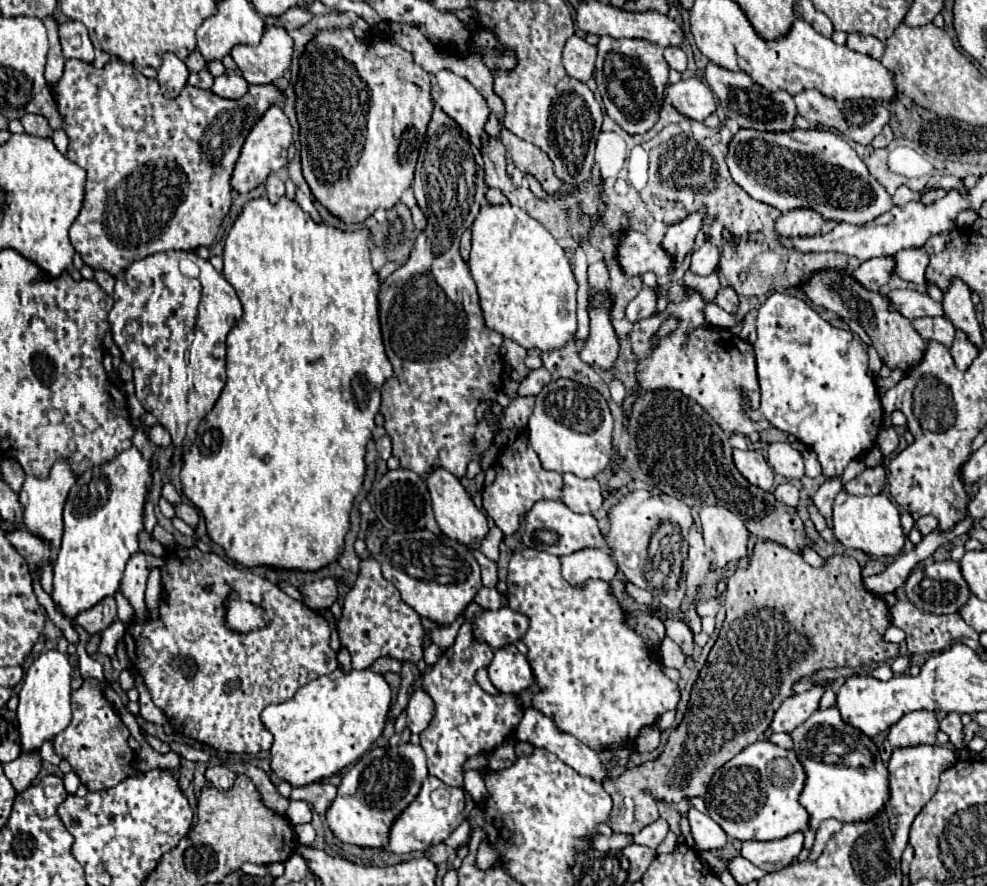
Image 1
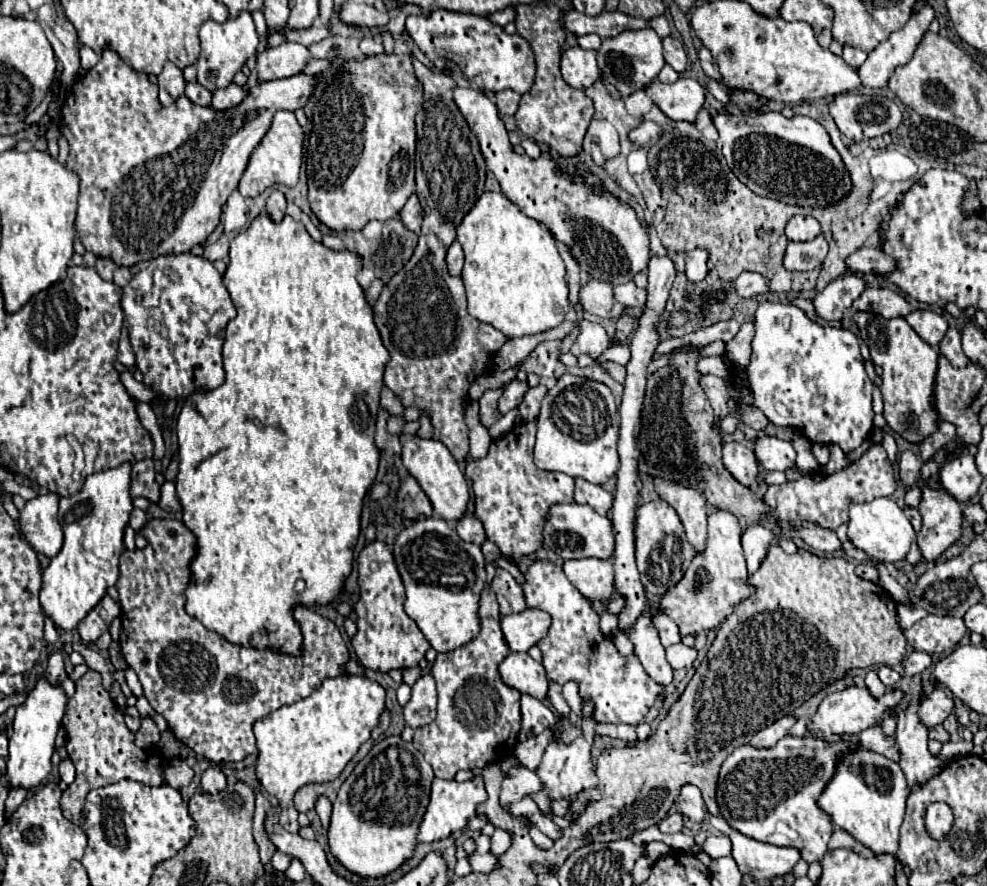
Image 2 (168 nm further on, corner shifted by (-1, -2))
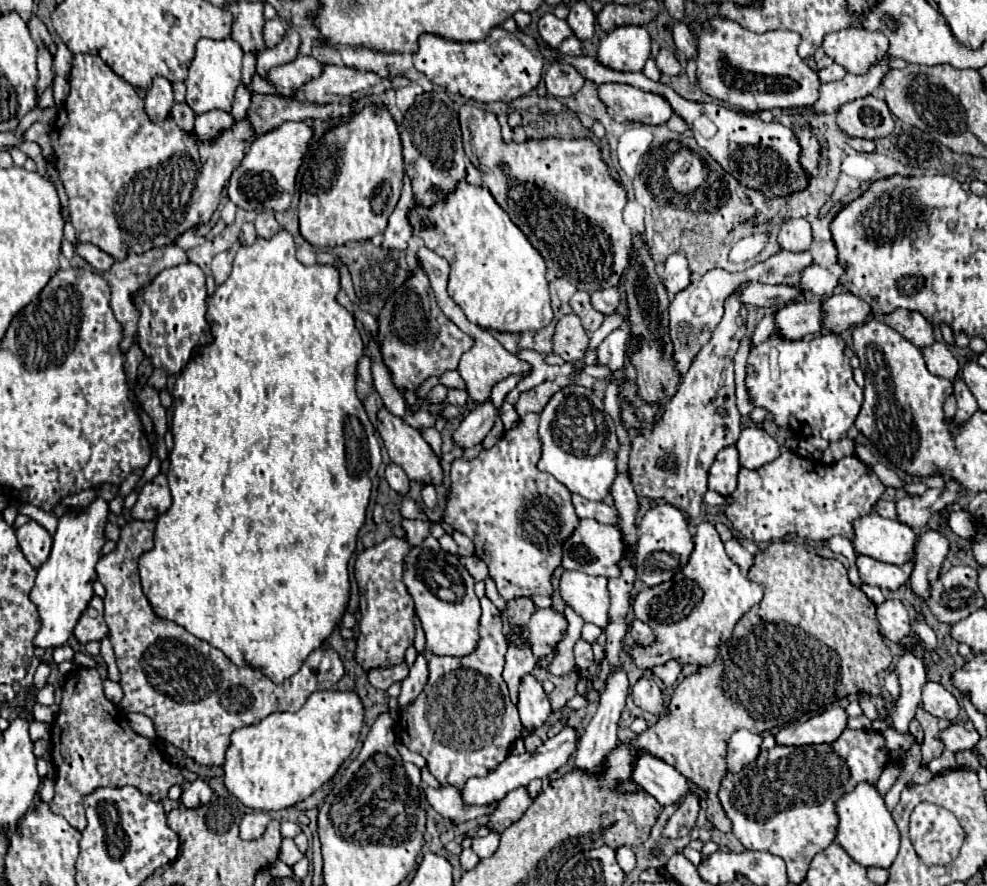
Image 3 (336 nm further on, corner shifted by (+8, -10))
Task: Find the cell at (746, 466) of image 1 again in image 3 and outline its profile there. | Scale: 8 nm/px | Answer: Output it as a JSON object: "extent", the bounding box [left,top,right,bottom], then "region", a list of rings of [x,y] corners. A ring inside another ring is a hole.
{"extent":[708,446,740,494],"region":[[[728,446],[720,450],[710,466],[708,488],[720,494],[732,494],[736,490],[738,470],[740,470],[740,462],[736,454],[736,446]]]}

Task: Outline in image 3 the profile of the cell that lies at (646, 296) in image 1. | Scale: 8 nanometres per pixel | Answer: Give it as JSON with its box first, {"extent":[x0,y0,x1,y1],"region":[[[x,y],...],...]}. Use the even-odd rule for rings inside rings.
{"extent":[598,326,628,372],"region":[[[622,326],[614,330],[606,340],[598,346],[598,364],[606,364],[610,370],[618,372],[624,368],[626,356],[626,342],[628,342],[628,328]]]}

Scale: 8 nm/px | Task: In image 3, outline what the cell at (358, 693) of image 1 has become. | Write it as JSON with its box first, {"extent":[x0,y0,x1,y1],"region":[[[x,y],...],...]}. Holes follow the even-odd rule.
{"extent":[224,690,364,810],"region":[[[322,690],[314,692],[298,712],[276,712],[258,724],[240,728],[230,738],[224,764],[226,788],[252,810],[282,810],[312,796],[324,782],[328,782],[342,762],[352,754],[364,724],[364,704],[356,692]]]}

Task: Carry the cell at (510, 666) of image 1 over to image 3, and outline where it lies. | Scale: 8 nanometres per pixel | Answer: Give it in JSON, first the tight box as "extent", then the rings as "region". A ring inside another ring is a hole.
{"extent":[518,674,552,728],"region":[[[526,674],[520,682],[518,710],[520,710],[520,720],[524,728],[540,728],[552,714],[550,702],[542,684],[530,674]]]}

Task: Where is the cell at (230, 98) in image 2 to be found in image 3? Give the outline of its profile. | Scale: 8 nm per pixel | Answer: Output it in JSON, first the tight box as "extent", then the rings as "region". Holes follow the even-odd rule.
{"extent":[194,110,234,144],"region":[[[210,110],[208,114],[200,114],[196,116],[196,124],[194,124],[194,134],[204,142],[204,144],[210,144],[210,140],[230,128],[234,124],[234,116],[226,110]]]}

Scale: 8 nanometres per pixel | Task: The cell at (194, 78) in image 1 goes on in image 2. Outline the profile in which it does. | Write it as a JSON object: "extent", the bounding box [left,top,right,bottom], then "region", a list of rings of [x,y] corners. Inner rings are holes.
{"extent":[185,82,211,106],"region":[[[197,82],[185,86],[185,96],[187,96],[193,104],[211,106],[211,94],[209,94],[209,90],[205,90],[205,88],[203,88],[201,84],[197,84]]]}

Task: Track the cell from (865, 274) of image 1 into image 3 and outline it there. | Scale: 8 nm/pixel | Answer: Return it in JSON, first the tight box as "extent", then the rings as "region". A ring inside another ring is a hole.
{"extent":[776,300,824,340],"region":[[[822,300],[814,302],[790,302],[776,312],[776,330],[788,340],[800,340],[806,334],[822,330],[824,314],[820,310]]]}

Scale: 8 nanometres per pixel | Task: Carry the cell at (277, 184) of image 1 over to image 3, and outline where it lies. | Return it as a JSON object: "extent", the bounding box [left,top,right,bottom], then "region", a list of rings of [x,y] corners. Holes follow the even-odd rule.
{"extent":[254,210,280,238],"region":[[[262,210],[258,214],[258,218],[256,218],[254,224],[256,224],[256,232],[258,232],[260,238],[272,238],[280,230],[280,226],[278,226],[272,210]]]}

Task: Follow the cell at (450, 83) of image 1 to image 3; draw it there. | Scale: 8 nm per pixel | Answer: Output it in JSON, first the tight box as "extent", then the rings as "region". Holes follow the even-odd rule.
{"extent":[458,104,632,292],"region":[[[462,104],[458,110],[458,118],[460,118],[460,130],[462,130],[462,140],[464,140],[464,152],[470,158],[470,162],[480,170],[482,174],[482,182],[484,186],[492,192],[494,200],[508,212],[508,216],[512,218],[512,222],[516,222],[516,226],[520,226],[520,230],[526,234],[526,238],[532,242],[532,246],[542,254],[542,258],[546,260],[546,266],[550,272],[554,272],[556,276],[566,278],[568,282],[572,282],[578,290],[588,290],[588,292],[596,292],[596,290],[604,290],[604,288],[614,288],[620,284],[620,278],[624,274],[624,270],[628,268],[630,262],[630,250],[632,250],[632,230],[626,226],[624,222],[624,206],[626,206],[626,190],[622,188],[622,184],[614,182],[608,174],[606,164],[600,158],[600,150],[592,140],[558,140],[558,138],[550,138],[550,140],[526,140],[524,144],[504,144],[502,136],[500,136],[500,124],[496,120],[494,114],[476,108],[472,104]]]}

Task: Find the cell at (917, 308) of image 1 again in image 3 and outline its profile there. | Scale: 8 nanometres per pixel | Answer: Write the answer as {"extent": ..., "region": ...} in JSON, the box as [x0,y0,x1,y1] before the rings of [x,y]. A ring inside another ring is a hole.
{"extent":[822,292,874,334],"region":[[[850,292],[836,294],[824,300],[822,312],[824,312],[824,328],[832,330],[834,334],[840,334],[850,326],[864,324],[868,318],[874,316],[872,306],[868,306],[862,298],[856,298]]]}

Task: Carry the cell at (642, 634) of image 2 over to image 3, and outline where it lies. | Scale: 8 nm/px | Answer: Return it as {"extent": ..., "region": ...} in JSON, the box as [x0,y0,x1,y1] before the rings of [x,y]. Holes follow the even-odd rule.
{"extent":[632,676,662,714],"region":[[[642,676],[634,686],[632,686],[632,698],[634,704],[658,714],[662,710],[662,692],[658,688],[658,684],[654,682],[654,678],[650,676]]]}

